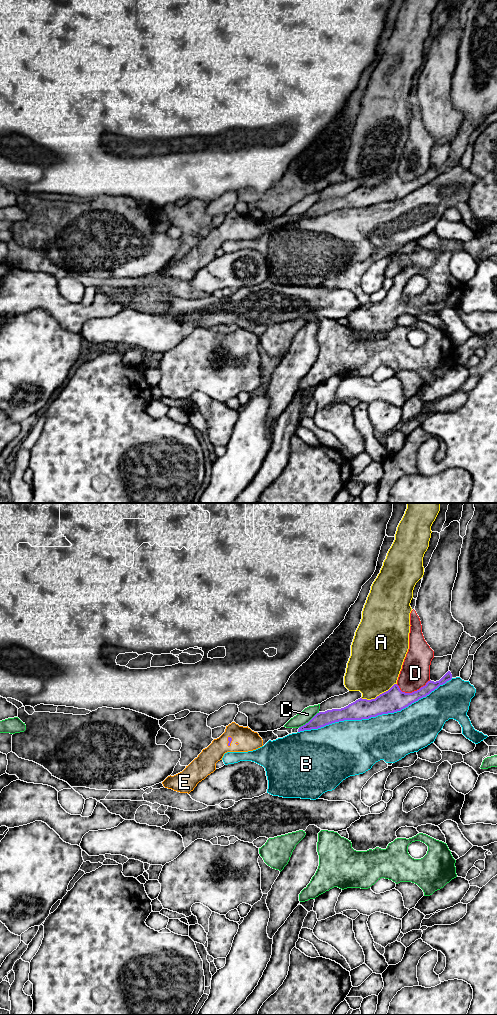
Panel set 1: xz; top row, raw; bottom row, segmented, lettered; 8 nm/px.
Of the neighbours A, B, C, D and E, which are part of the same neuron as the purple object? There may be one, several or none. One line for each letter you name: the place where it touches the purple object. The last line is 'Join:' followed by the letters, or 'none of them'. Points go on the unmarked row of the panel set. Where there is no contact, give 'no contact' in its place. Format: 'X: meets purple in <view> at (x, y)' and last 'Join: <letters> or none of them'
E: meets purple in xz at (228, 228)
Join: E

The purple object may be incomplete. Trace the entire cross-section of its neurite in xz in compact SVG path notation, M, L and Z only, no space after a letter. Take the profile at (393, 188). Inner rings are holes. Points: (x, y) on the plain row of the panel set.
M448 159L439 169L428 169L425 174L412 181L402 180L397 172L375 187L358 187L341 197L332 197L317 201L308 211L299 215L298 220L318 217L326 213L344 208L362 208L382 202L401 199L419 187L426 185L440 173L452 167Z

